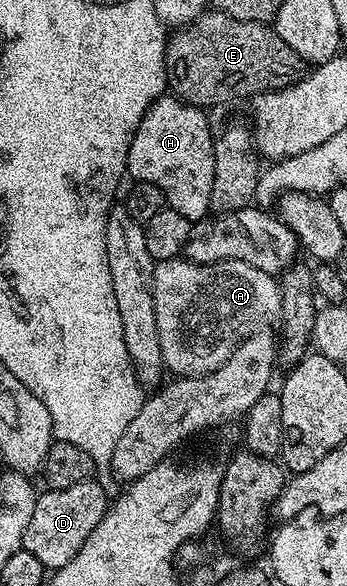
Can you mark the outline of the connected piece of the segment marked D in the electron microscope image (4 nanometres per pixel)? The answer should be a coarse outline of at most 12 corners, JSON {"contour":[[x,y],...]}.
{"contour":[[94,478],[44,490],[22,550],[69,565],[109,506]]}

